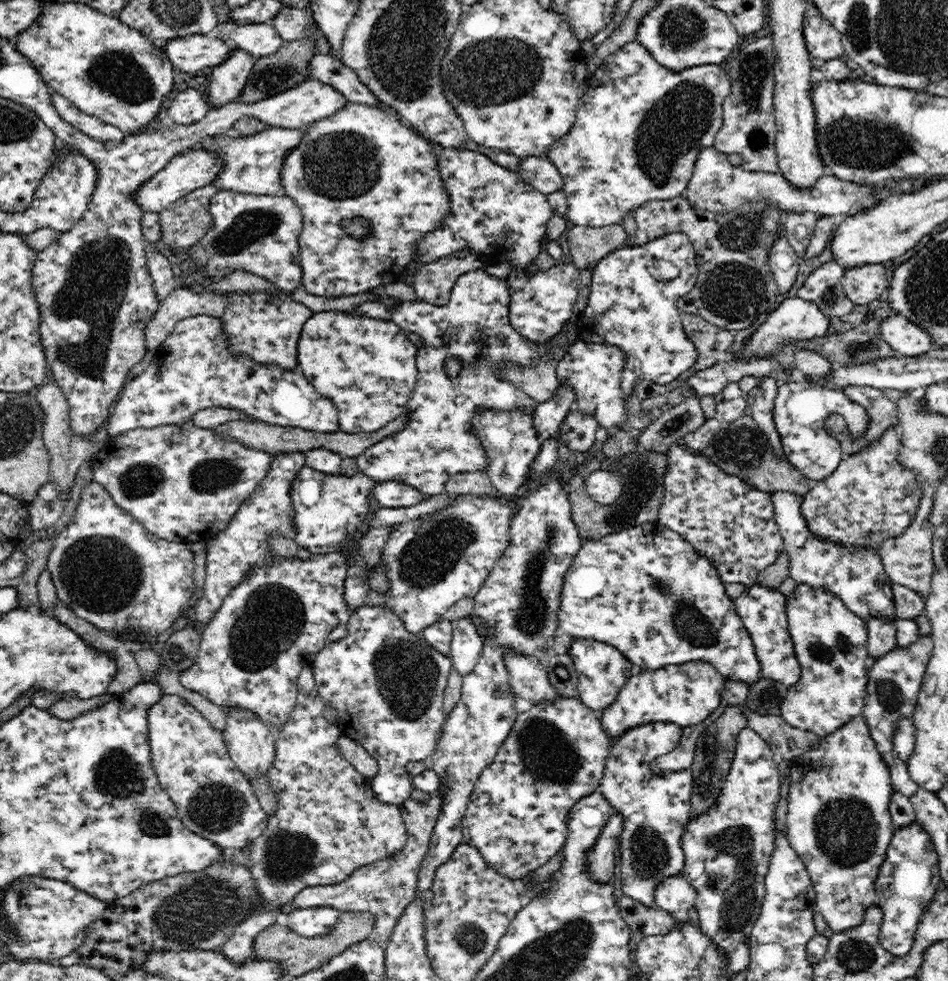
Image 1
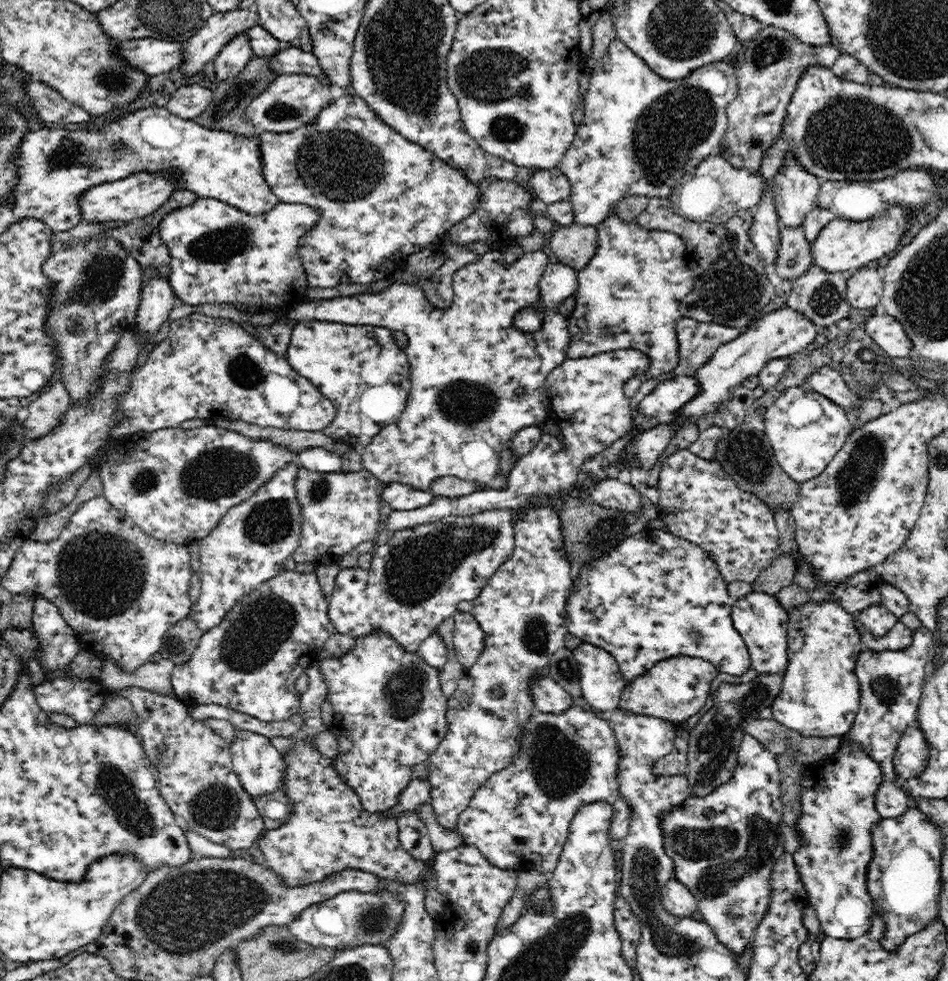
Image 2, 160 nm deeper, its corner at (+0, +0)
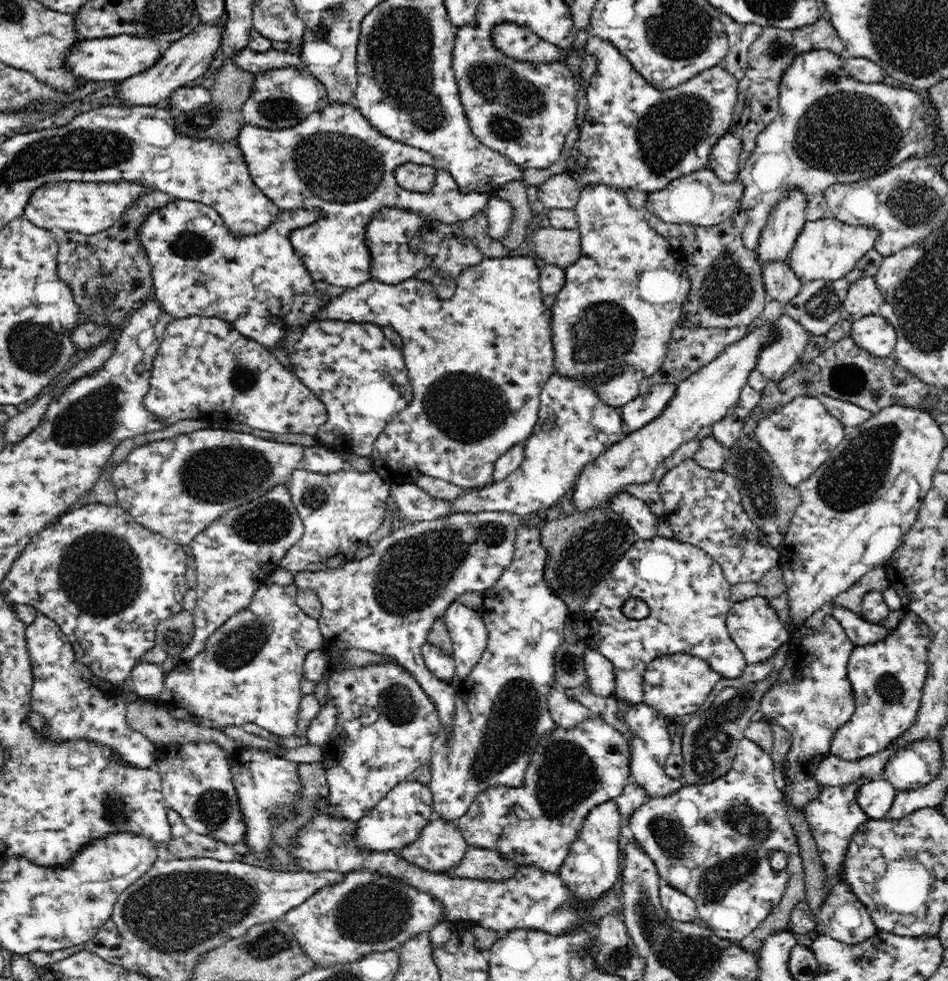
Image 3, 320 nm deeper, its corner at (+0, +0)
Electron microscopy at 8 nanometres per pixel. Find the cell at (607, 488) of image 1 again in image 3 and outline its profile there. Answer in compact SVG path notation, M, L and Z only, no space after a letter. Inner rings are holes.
M622 491L621 494L611 496L607 504L608 508L620 514L628 522L638 535L638 539L650 539L657 536L656 526L659 518L643 500Z

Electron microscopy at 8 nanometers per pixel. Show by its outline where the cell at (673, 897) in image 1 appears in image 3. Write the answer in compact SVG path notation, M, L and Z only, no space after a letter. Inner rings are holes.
M666 881L659 884L659 898L661 906L668 917L677 922L692 923L697 915L697 907L690 896L676 890Z

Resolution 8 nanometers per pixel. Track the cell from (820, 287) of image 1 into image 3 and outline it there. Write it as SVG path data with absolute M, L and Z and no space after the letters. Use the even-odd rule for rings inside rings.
M869 250L856 266L844 278L838 280L810 280L800 287L798 294L783 305L782 312L794 318L804 329L812 335L827 335L832 341L838 341L844 337L850 337L851 325L855 320L849 312L843 311L843 301L846 299L848 289L852 282L856 282L862 276L875 276L878 272L883 256L876 250Z

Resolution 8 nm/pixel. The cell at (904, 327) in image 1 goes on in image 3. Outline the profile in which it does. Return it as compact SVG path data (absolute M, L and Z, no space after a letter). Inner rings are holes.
M879 314L855 317L850 337L858 348L867 350L872 356L890 357L895 352L895 327Z

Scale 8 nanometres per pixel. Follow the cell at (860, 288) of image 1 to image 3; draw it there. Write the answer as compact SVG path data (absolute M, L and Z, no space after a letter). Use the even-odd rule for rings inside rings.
M862 276L852 282L848 289L846 299L843 301L843 311L849 312L853 317L878 314L884 299L874 276Z

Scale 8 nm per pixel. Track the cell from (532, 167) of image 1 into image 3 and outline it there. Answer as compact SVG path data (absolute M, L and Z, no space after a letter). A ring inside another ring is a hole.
M568 172L553 175L538 187L538 198L548 209L574 210L581 190Z

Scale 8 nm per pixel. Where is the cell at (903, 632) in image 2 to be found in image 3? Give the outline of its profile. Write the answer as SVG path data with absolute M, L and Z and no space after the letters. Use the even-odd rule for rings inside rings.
M828 605L825 609L842 623L848 638L851 639L852 644L855 646L873 644L873 642L887 637L891 631L891 629L887 629L882 625L864 620L864 618L840 605Z

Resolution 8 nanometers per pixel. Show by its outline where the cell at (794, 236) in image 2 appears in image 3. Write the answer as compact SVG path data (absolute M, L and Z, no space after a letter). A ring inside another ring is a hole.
M787 259L774 260L763 266L763 283L766 286L766 293L782 305L794 298L802 286L802 282L792 269Z

